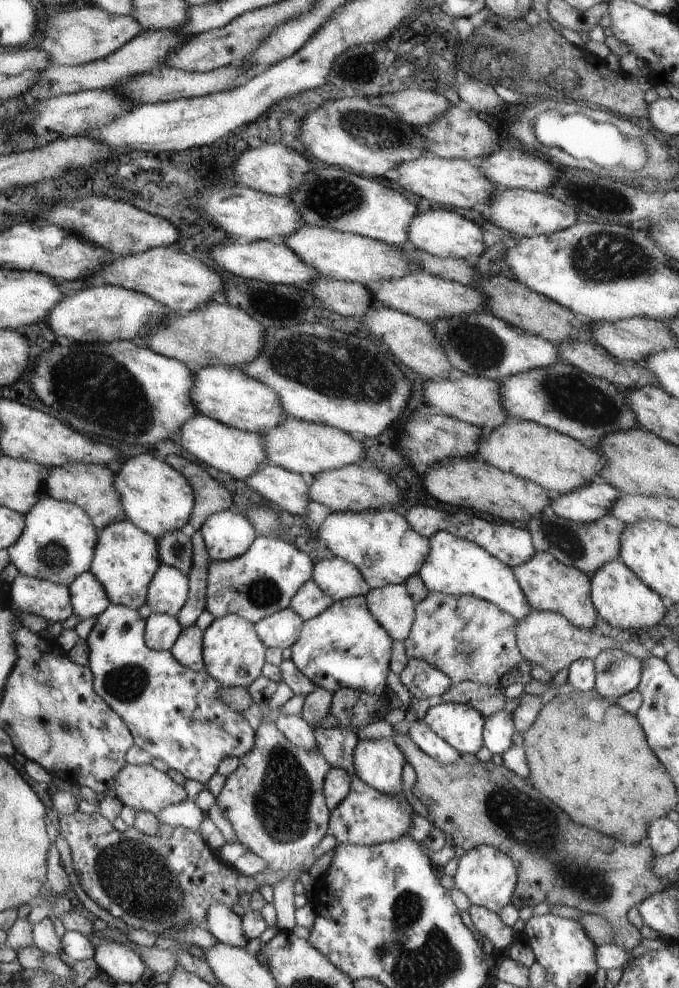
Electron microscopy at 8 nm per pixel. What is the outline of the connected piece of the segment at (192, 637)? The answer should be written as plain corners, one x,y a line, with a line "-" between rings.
195,624
182,629
174,646
169,650
177,661
194,672
205,670
203,661
203,630

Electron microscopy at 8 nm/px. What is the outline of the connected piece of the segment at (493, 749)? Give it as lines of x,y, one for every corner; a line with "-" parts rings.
504,710
494,716
485,717
483,746
492,754
502,756
512,746
514,735
515,724
509,712

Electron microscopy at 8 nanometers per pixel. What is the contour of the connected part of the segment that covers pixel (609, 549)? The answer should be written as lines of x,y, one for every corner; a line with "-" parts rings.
548,507
538,516
527,520
524,526
530,531
536,552
550,553
559,563
577,568
591,576
602,568
602,565
619,559
621,536
627,524
612,514
593,523
577,523
562,518

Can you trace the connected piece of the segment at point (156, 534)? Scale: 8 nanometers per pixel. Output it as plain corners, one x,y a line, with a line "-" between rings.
140,454
120,462
120,466
115,472
117,491
121,496
128,521
133,521
135,525
150,533
150,536
156,540
161,539
167,532
180,531
186,526
195,505
195,494
189,480
173,465
160,462
150,454

